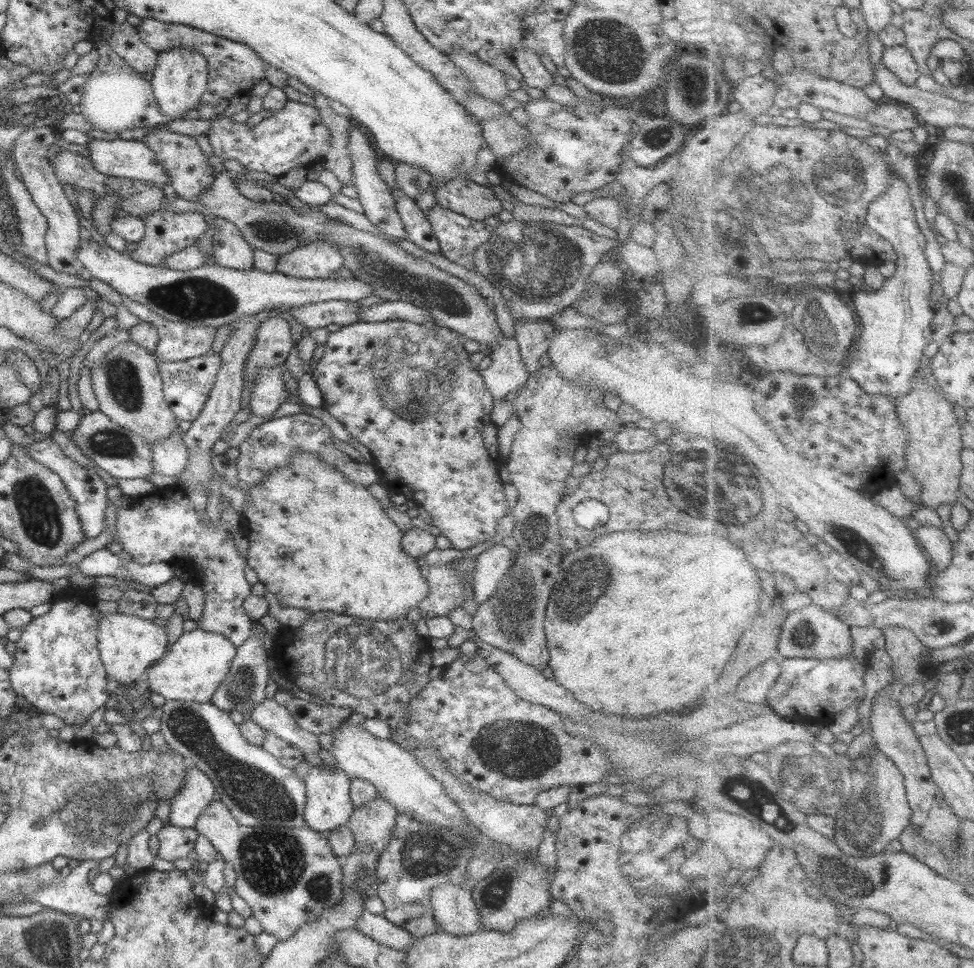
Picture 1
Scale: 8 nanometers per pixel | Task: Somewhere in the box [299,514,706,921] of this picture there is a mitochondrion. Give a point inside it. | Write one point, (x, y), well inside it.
(364, 661)

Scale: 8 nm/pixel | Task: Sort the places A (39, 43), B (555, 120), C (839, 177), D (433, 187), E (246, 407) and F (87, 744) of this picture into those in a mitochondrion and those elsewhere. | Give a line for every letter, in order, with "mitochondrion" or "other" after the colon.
A: other
B: other
C: mitochondrion
D: other
E: other
F: other

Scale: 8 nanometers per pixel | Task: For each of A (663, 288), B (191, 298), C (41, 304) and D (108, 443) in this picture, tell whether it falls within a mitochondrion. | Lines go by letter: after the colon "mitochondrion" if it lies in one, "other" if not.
A: other
B: mitochondrion
C: other
D: mitochondrion

